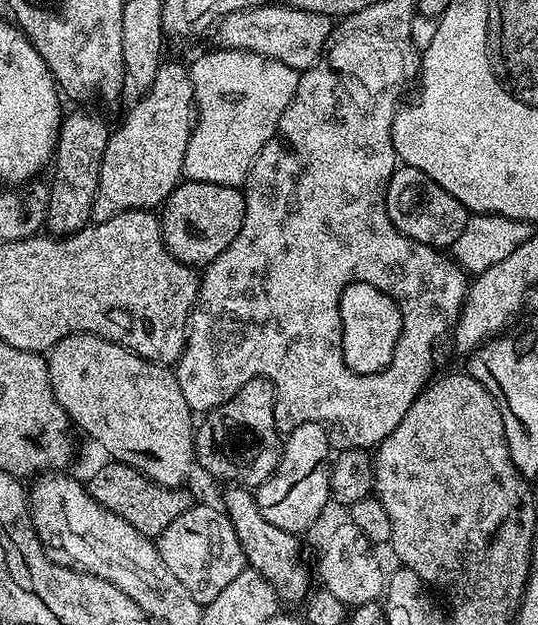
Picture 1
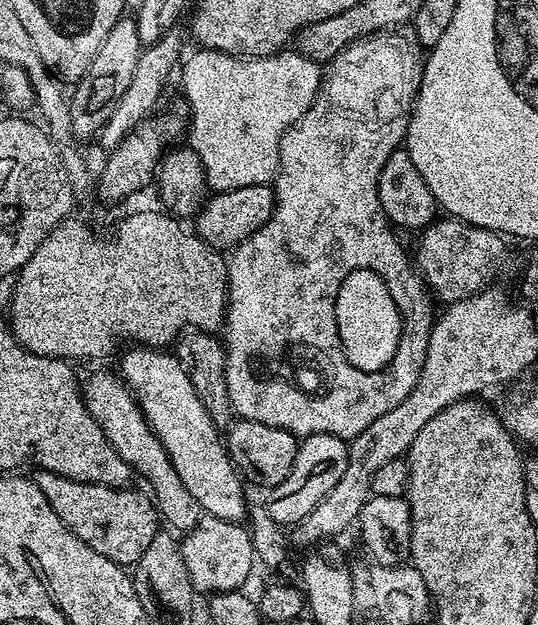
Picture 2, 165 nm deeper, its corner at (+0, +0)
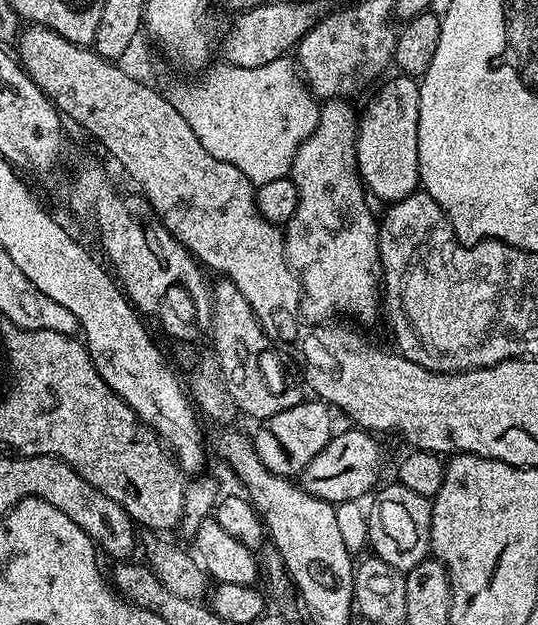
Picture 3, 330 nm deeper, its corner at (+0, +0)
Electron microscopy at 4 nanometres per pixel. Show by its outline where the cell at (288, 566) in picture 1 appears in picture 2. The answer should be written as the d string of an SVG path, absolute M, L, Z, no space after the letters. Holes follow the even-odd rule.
M143 346L129 348L132 349L120 360L119 375L168 451L174 470L178 470L178 478L182 478L186 490L190 490L194 502L198 502L201 513L241 523L247 517L250 503L249 497L244 497L245 481L228 456L225 437L216 429L217 421L206 410L202 398L198 398L190 374L186 374L182 362L171 351Z

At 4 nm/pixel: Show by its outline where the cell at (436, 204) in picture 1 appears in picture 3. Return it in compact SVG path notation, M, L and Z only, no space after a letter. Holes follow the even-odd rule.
M396 74L396 77L388 80L385 79L378 87L378 92L373 96L372 100L367 104L366 110L358 120L356 135L356 164L359 166L361 179L364 181L367 191L375 198L382 200L384 204L396 203L402 198L406 198L410 194L414 194L420 188L420 171L418 170L418 106L420 105L420 86L413 77L403 74Z

